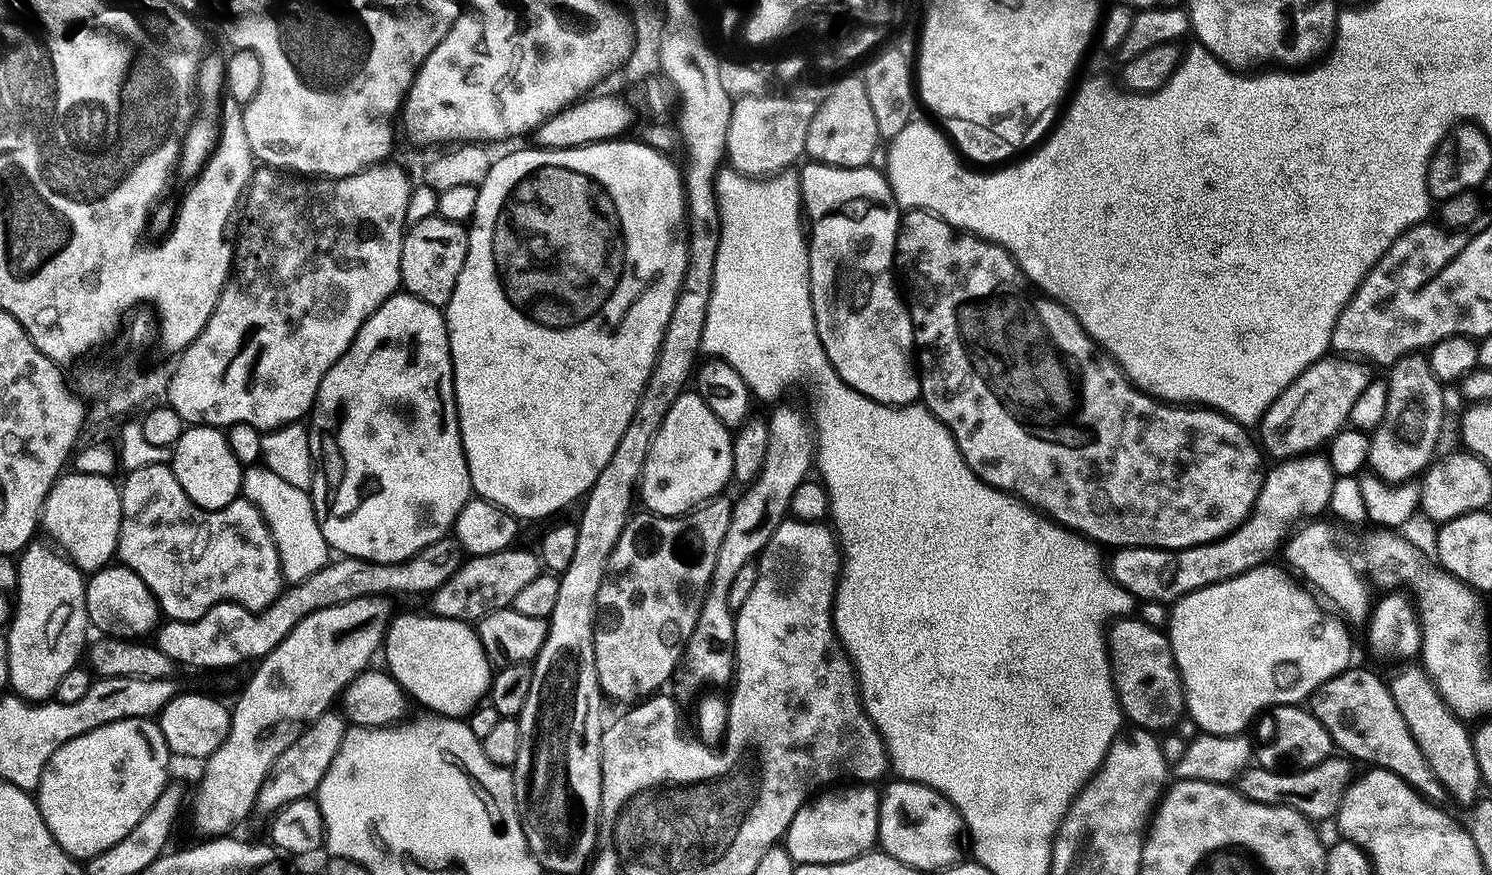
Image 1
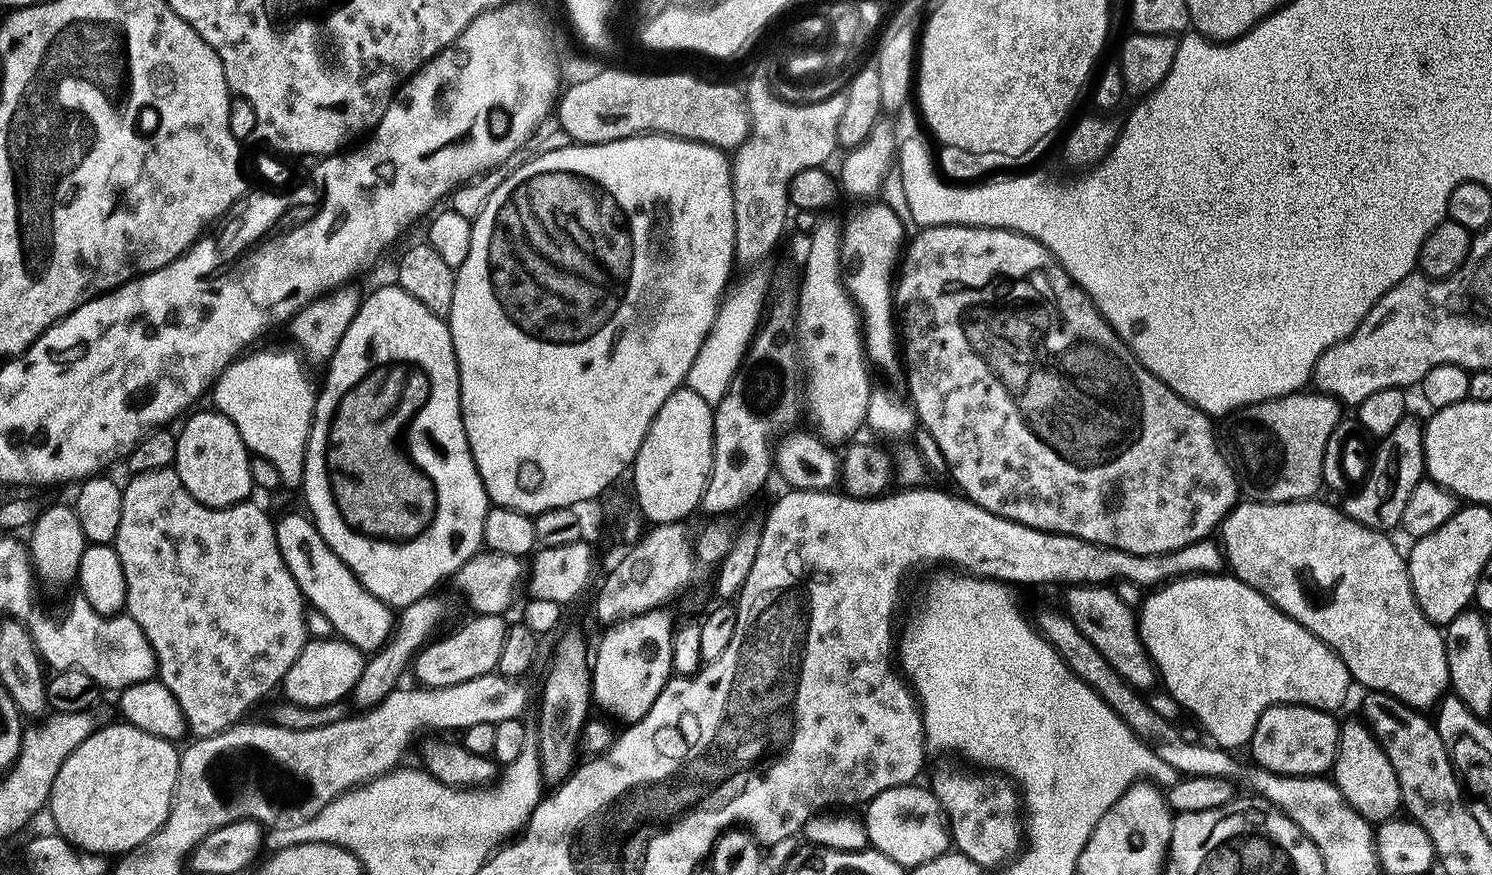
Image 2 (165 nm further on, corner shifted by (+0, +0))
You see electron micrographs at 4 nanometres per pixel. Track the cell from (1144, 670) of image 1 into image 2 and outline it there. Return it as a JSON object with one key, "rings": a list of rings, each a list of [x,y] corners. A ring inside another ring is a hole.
{"rings":[[[1072,586],[1067,589],[1068,608],[1066,615],[1078,626],[1082,632],[1098,648],[1098,654],[1126,678],[1131,688],[1145,690],[1144,688],[1157,687],[1158,673],[1155,664],[1152,663],[1150,654],[1140,637],[1140,625],[1135,611],[1128,609],[1128,604],[1112,592],[1108,586]]]}

